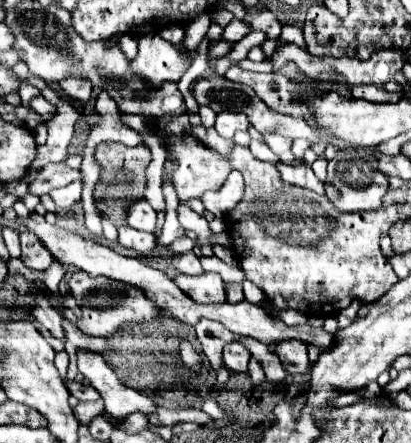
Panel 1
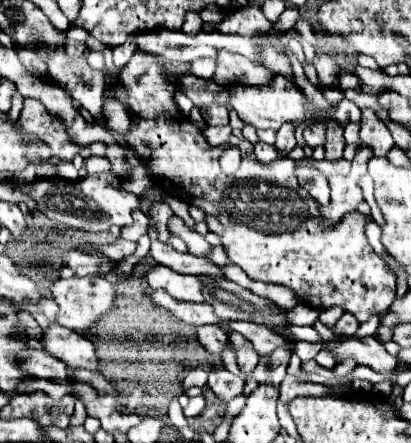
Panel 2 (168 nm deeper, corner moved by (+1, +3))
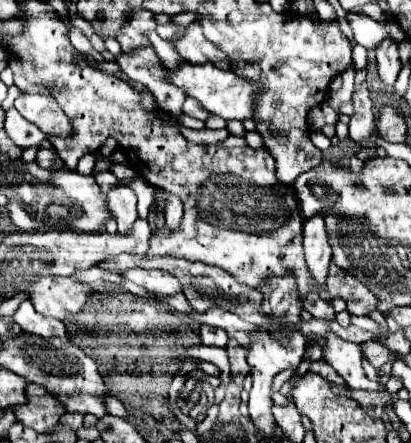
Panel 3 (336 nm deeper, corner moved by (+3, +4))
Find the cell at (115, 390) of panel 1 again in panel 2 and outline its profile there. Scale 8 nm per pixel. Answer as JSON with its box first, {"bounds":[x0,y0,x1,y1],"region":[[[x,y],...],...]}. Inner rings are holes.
{"bounds":[42,322,98,370],"region":[[[52,322],[48,328],[42,330],[42,342],[46,352],[50,352],[54,358],[62,360],[70,368],[98,370],[94,344],[86,336],[70,328]]]}

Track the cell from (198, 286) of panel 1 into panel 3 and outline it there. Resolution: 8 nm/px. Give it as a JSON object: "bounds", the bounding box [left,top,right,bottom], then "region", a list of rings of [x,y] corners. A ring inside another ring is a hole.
{"bounds":[122,269,182,299],"region":[[[128,269],[122,273],[126,279],[130,279],[132,283],[144,287],[146,291],[156,293],[160,299],[166,299],[170,295],[182,293],[182,285],[176,281],[176,277],[172,277],[166,271],[158,271],[158,269]]]}

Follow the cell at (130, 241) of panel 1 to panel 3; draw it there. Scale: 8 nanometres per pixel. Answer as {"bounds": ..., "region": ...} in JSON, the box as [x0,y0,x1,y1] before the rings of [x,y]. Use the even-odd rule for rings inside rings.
{"bounds":[108,187,138,235],"region":[[[116,187],[108,193],[108,203],[110,203],[110,209],[112,209],[116,221],[118,221],[118,233],[128,235],[134,221],[138,219],[134,191],[128,187]]]}

